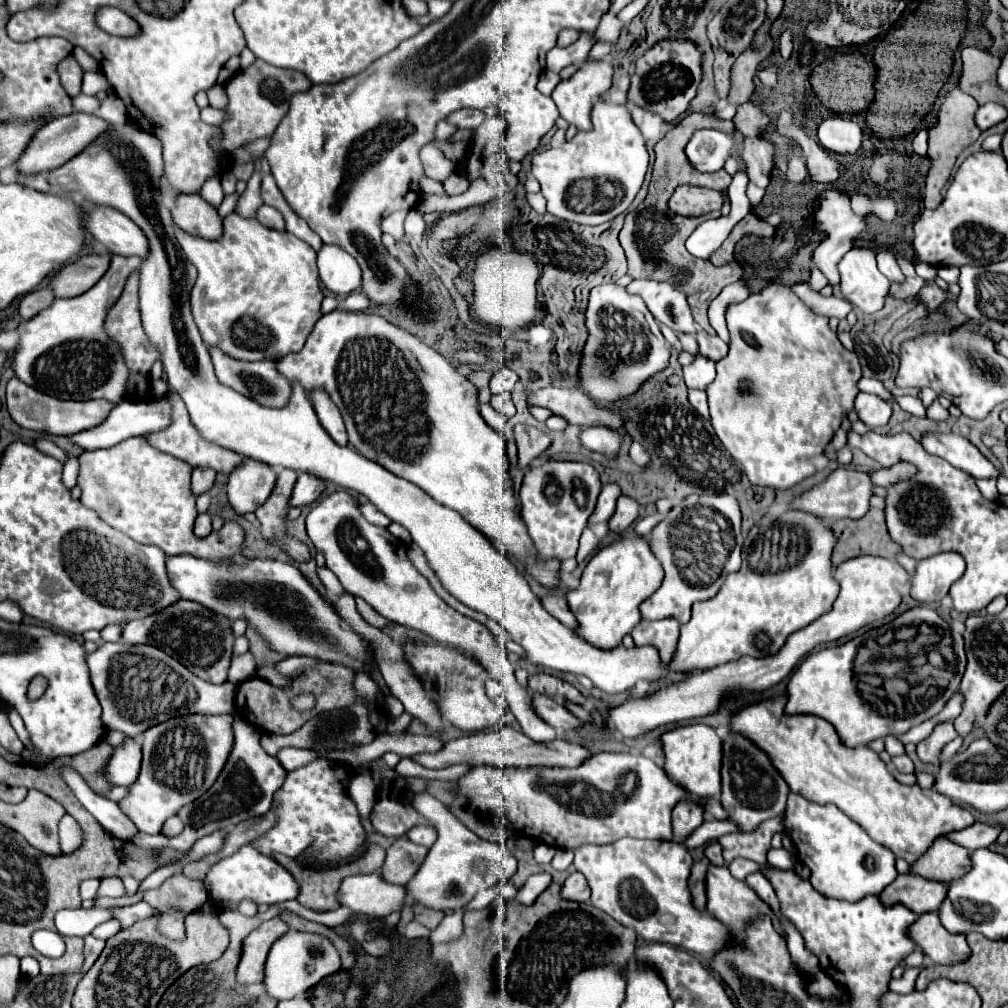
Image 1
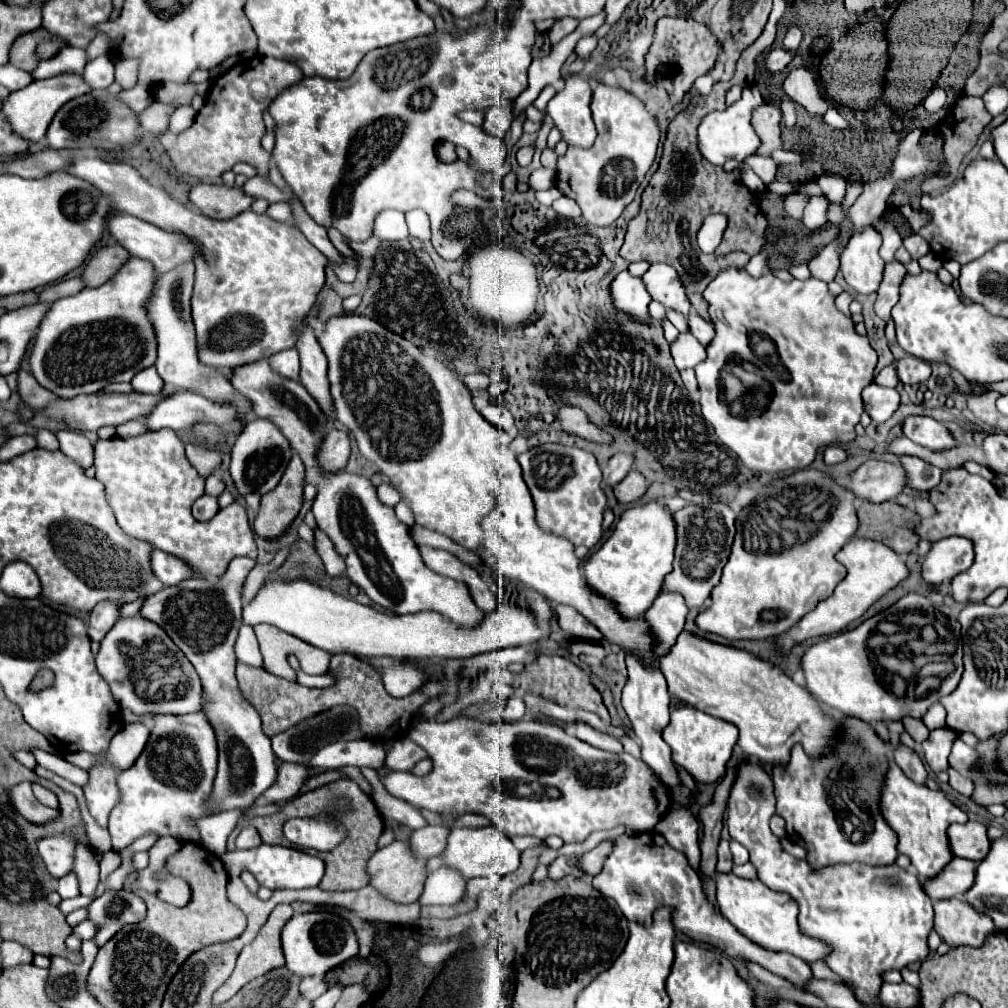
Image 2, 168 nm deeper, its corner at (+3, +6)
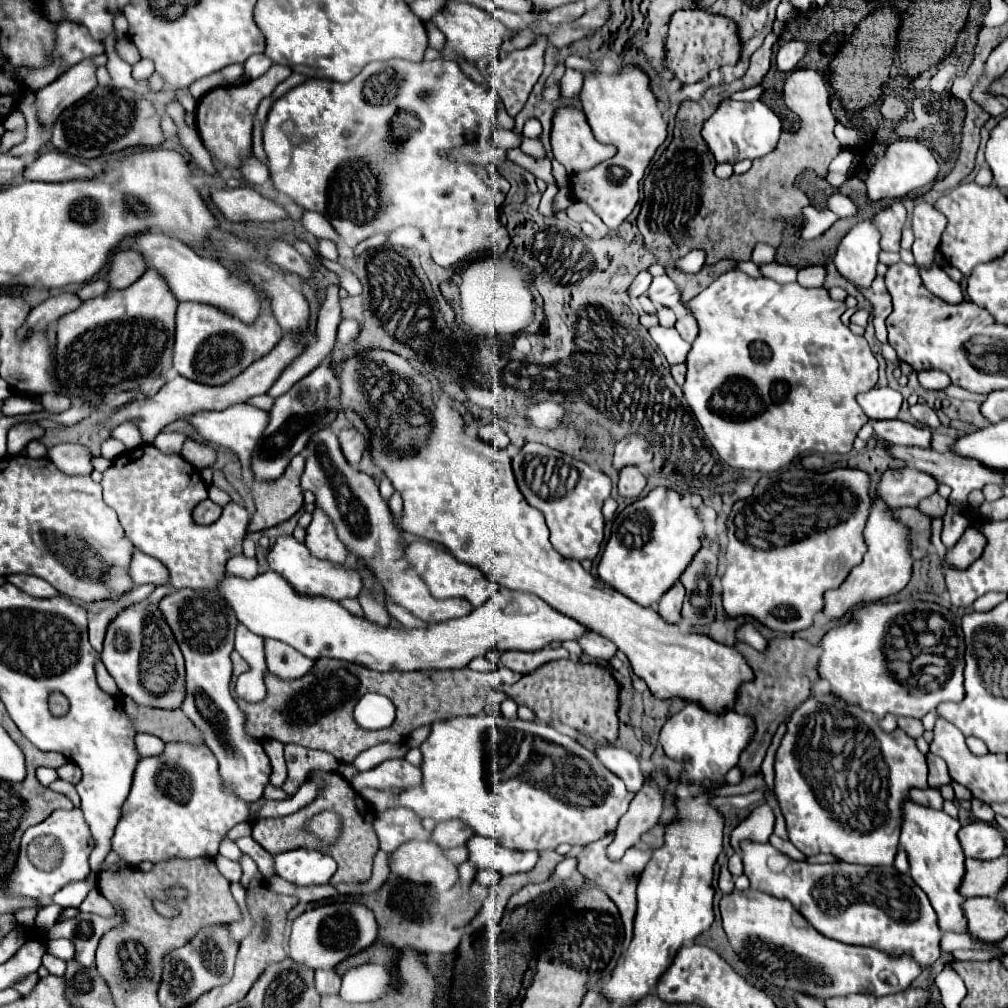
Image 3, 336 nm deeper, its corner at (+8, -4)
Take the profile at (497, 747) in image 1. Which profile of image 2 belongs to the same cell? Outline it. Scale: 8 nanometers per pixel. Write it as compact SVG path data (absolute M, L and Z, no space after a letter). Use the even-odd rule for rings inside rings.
M397 739L391 747L391 751L387 753L385 765L391 767L393 771L409 771L417 761L427 759L427 751L421 749L419 745L415 745L409 739Z

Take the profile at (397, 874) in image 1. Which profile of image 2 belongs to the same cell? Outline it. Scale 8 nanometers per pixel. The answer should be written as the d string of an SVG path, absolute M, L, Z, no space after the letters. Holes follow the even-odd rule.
M427 825L423 829L413 831L409 835L407 843L409 843L409 847L413 847L413 853L419 859L431 859L443 851L447 833L449 833L449 829L443 825Z

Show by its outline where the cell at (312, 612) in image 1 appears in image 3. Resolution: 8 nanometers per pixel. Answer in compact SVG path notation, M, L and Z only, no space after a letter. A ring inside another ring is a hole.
M134 549L134 553L132 553L128 575L132 577L132 581L136 585L144 585L144 583L166 585L166 581L168 581L166 567L160 561L152 559L152 557L144 555L144 553L140 553L138 549Z

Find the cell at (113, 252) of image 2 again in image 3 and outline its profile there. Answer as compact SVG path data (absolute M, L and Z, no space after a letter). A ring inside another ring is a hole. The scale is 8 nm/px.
M134 249L118 251L114 255L114 261L110 263L110 271L108 271L106 279L112 289L126 289L136 279L140 279L146 269L148 269L148 265L146 265L142 253L138 253Z

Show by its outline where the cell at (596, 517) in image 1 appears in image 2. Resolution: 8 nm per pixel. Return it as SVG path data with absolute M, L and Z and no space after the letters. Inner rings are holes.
M625 453L613 455L609 463L603 467L603 483L607 487L615 487L631 471L631 465L633 465L633 455L625 455Z

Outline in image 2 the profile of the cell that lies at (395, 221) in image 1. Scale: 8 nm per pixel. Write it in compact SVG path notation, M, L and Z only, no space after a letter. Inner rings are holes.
M381 213L375 221L375 235L383 237L387 241L405 239L409 233L405 227L403 213Z

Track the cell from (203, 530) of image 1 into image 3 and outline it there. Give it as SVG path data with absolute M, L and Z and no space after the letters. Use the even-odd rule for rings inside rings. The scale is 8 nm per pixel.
M204 499L194 509L194 521L198 521L200 525L208 525L208 523L214 523L220 517L220 513L222 513L220 505L216 505L210 499Z

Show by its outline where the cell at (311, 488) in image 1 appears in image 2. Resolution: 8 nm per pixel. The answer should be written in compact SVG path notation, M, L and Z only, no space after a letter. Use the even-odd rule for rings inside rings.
M333 429L329 435L325 435L319 451L317 451L317 463L323 473L335 473L345 467L349 457L349 435L345 431Z

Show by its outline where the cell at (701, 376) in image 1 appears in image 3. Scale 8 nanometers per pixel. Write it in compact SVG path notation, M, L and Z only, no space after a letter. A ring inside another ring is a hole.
M658 325L658 327L650 327L648 333L656 341L656 345L660 347L660 351L666 355L666 359L668 359L670 365L686 361L686 355L690 351L690 343L686 343L680 337L680 333L676 333L674 327L662 327L662 325Z

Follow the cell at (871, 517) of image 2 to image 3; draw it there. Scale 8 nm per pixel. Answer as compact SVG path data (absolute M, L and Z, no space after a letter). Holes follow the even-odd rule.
M904 507L894 511L910 527L910 541L912 541L912 557L922 559L930 547L930 533L932 533L932 517L924 515L918 509Z

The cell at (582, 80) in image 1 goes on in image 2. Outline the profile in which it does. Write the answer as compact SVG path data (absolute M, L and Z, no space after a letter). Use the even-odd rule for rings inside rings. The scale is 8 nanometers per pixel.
M571 73L565 77L565 87L547 103L544 111L540 111L531 104L527 109L526 117L531 121L541 121L544 116L549 116L555 125L559 127L563 139L569 143L569 145L577 145L577 147L591 147L595 137L597 137L597 131L595 131L595 125L593 125L593 119L591 119L591 109L589 109L589 103L591 103L591 85L589 85L589 77L587 75L581 75L581 73Z

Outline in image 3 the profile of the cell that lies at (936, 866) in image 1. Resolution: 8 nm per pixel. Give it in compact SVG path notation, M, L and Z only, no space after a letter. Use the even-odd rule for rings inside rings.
M974 821L962 827L958 835L960 835L960 843L966 857L990 861L1004 855L1006 851L1004 833L984 821Z

